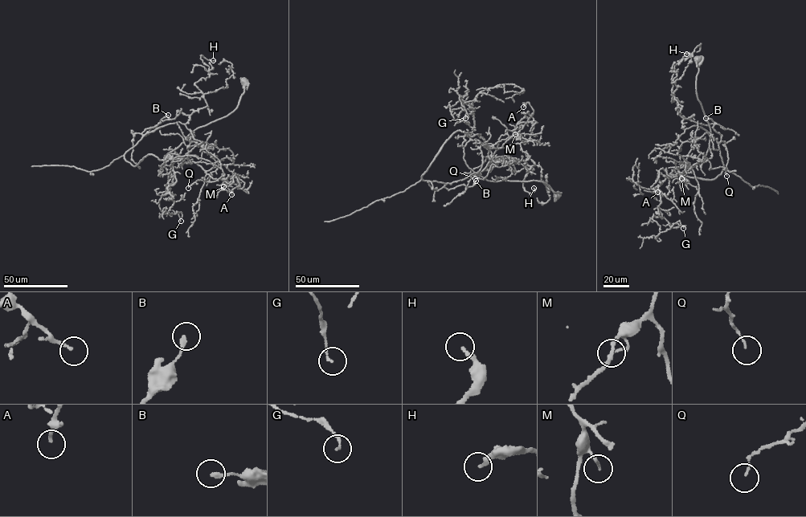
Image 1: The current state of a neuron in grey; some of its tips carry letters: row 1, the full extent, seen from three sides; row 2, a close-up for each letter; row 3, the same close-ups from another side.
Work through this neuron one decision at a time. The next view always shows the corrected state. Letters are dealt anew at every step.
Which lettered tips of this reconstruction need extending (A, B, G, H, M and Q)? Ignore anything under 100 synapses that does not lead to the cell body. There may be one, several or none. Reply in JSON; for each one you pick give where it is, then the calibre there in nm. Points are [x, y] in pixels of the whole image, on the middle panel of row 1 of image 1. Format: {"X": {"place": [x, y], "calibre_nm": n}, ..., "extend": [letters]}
{"extend": []}

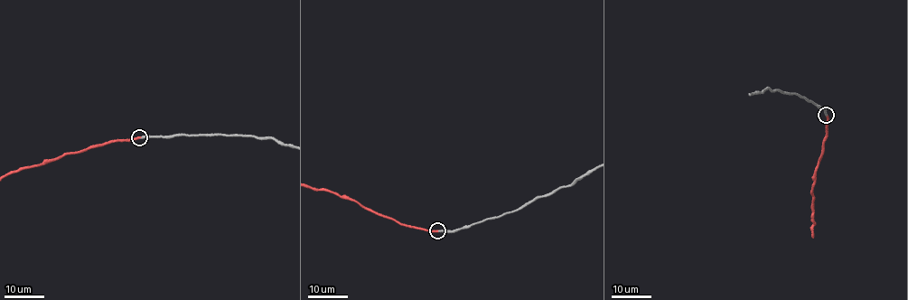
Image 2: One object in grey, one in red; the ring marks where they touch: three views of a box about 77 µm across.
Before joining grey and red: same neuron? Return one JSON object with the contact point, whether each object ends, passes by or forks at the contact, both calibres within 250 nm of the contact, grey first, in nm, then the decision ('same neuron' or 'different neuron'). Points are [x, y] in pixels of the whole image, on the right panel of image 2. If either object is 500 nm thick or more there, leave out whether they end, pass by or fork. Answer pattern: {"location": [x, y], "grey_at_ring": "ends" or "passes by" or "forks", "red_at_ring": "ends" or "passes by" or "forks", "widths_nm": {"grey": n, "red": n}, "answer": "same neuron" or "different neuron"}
{"location": [826, 115], "grey_at_ring": "ends", "red_at_ring": "ends", "widths_nm": {"grey": 280, "red": 280}, "answer": "same neuron"}

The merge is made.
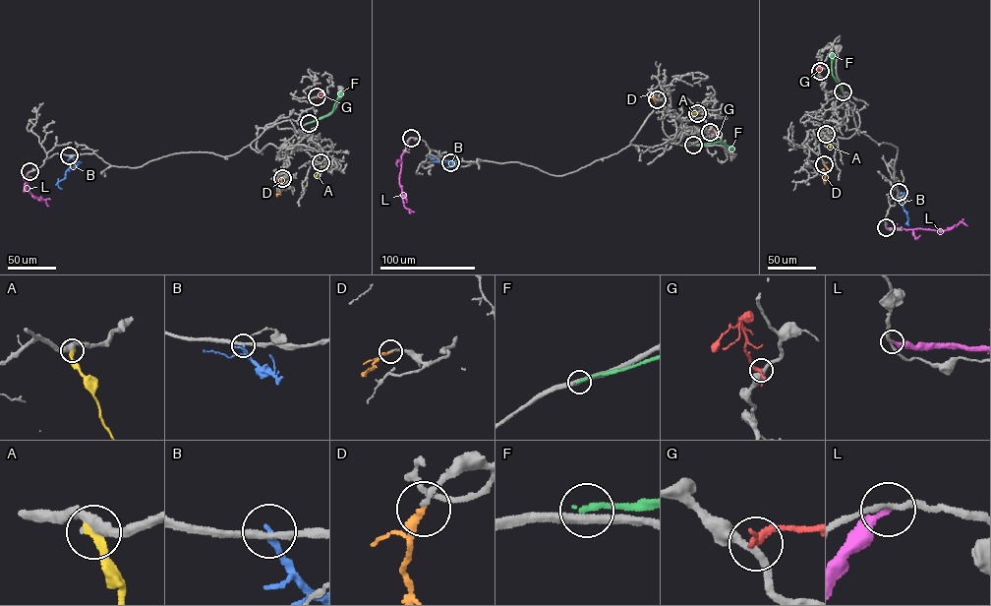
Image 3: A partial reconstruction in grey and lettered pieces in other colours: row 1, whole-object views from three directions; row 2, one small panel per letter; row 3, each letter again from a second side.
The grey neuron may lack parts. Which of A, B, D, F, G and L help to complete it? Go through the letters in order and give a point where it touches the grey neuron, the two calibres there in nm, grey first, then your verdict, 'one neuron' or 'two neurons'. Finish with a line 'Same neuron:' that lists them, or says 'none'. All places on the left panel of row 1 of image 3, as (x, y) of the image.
A: meets grey at (320, 162); 360 nm thick on the grey side, 240 nm on the other; two neurons
B: meets grey at (69, 155); 240 nm thick on the grey side, 200 nm on the other; two neurons
D: meets grey at (282, 178); 180 nm thick on the grey side, 240 nm on the other; one neuron
F: meets grey at (309, 123); 340 nm thick on the grey side, 220 nm on the other; two neurons
G: meets grey at (317, 96); 280 nm thick on the grey side, 190 nm on the other; two neurons
L: meets grey at (29, 171); 190 nm thick on the grey side, 240 nm on the other; two neurons
Same neuron: D

